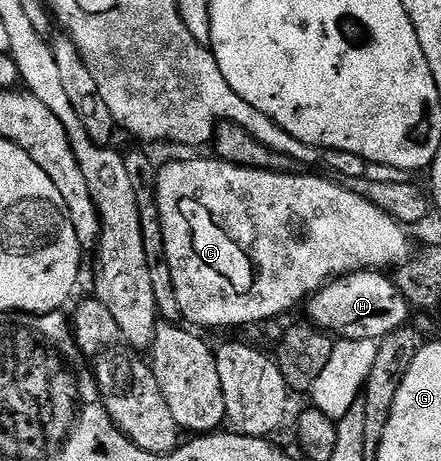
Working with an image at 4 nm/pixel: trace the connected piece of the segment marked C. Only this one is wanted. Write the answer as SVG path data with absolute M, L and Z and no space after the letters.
M211 157L208 158L196 158L193 162L172 162L164 171L159 171L158 177L155 179L155 196L157 208L160 209L160 222L162 232L164 233L165 240L165 259L168 262L173 274L173 284L177 292L177 304L175 309L180 312L181 316L185 318L185 323L191 324L193 327L196 326L248 326L251 322L264 322L267 318L276 318L279 314L284 314L287 310L292 310L296 305L303 303L305 300L316 294L323 286L328 282L331 282L333 278L341 278L343 274L353 274L355 270L379 270L381 272L387 271L387 266L391 268L399 267L401 262L407 262L410 255L413 253L414 245L408 239L409 231L405 227L401 226L400 223L394 221L394 219L386 212L382 212L382 208L378 208L370 200L366 200L362 196L358 196L353 190L348 189L347 185L341 184L339 181L333 180L331 177L319 178L318 175L312 174L316 172L304 172L308 174L300 174L301 172L293 172L291 174L282 174L278 170L255 170L249 166L235 166L229 162L221 162L219 160L213 160Z

